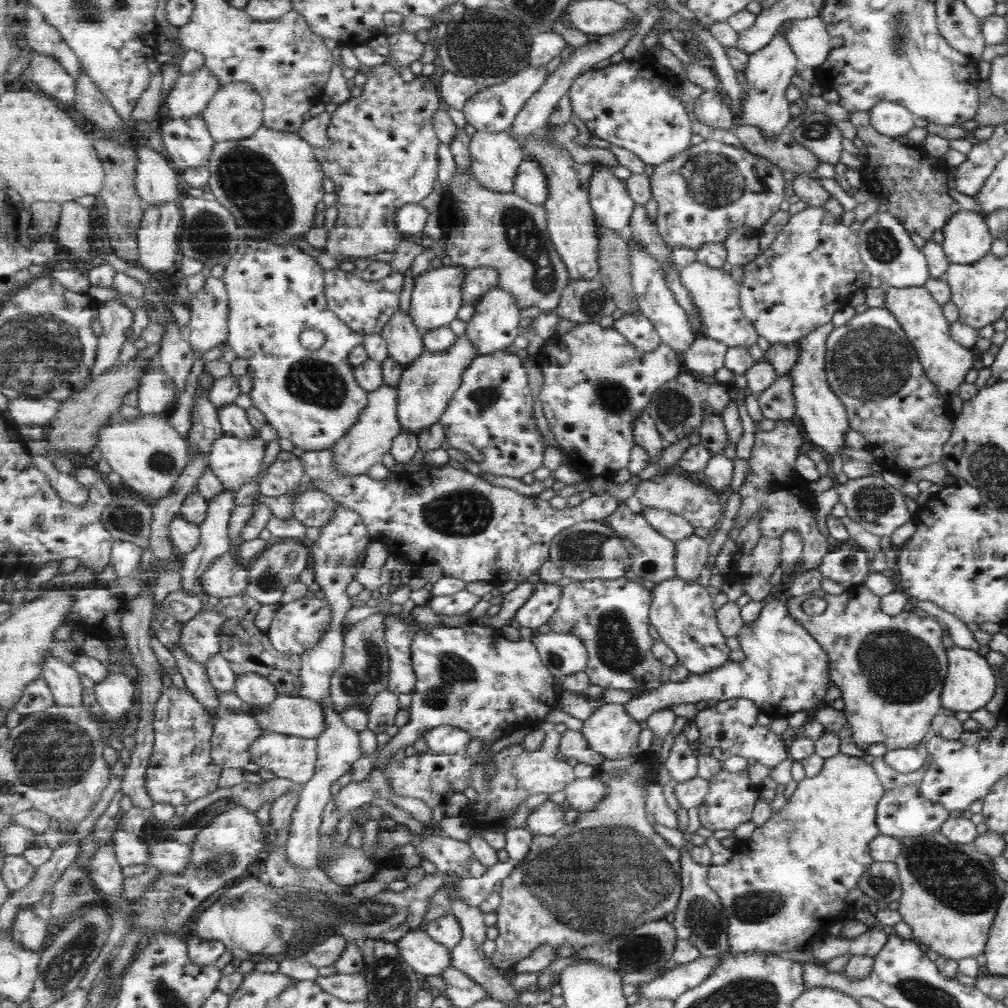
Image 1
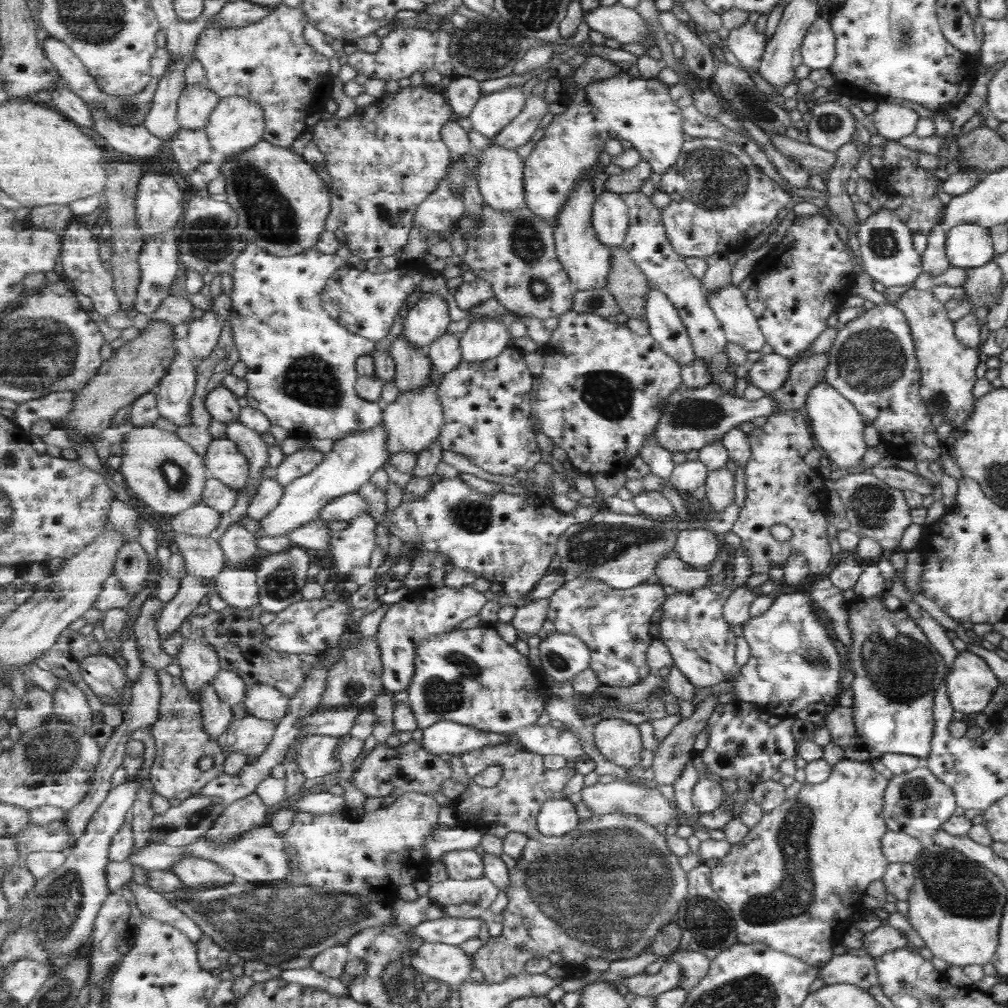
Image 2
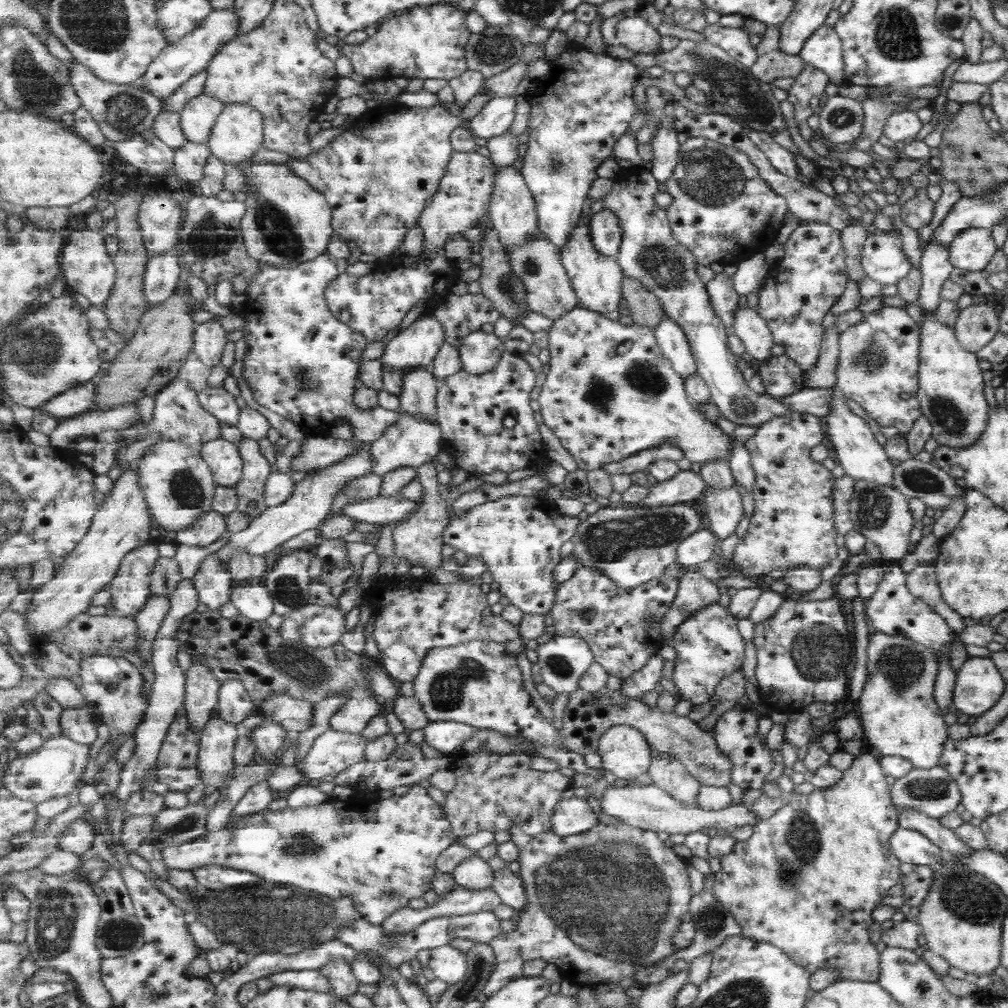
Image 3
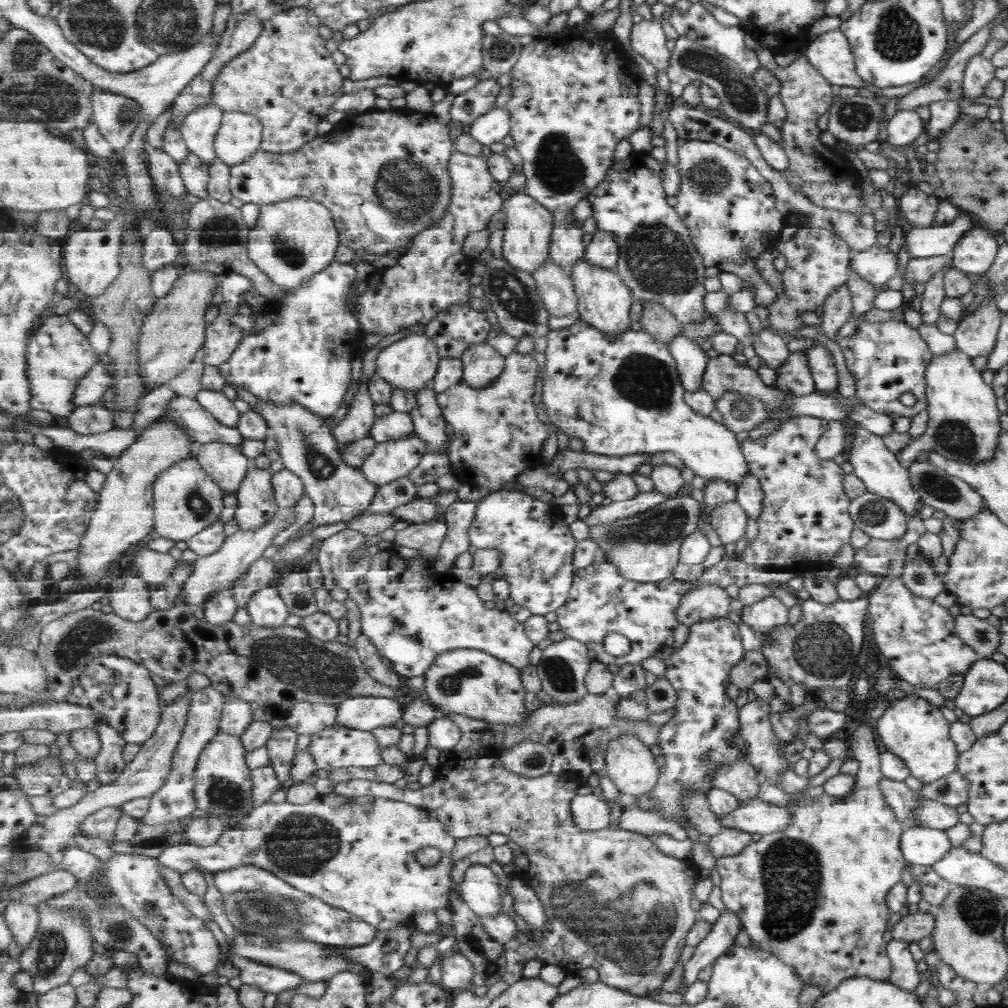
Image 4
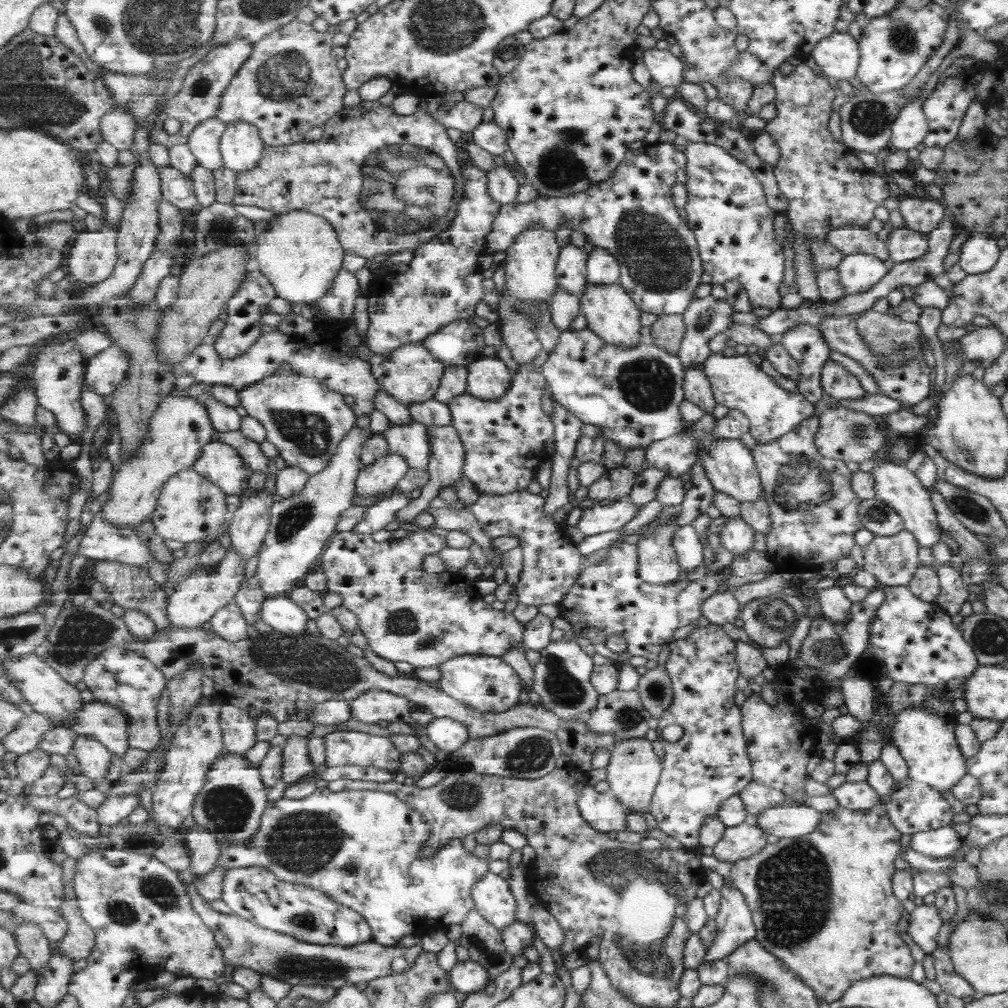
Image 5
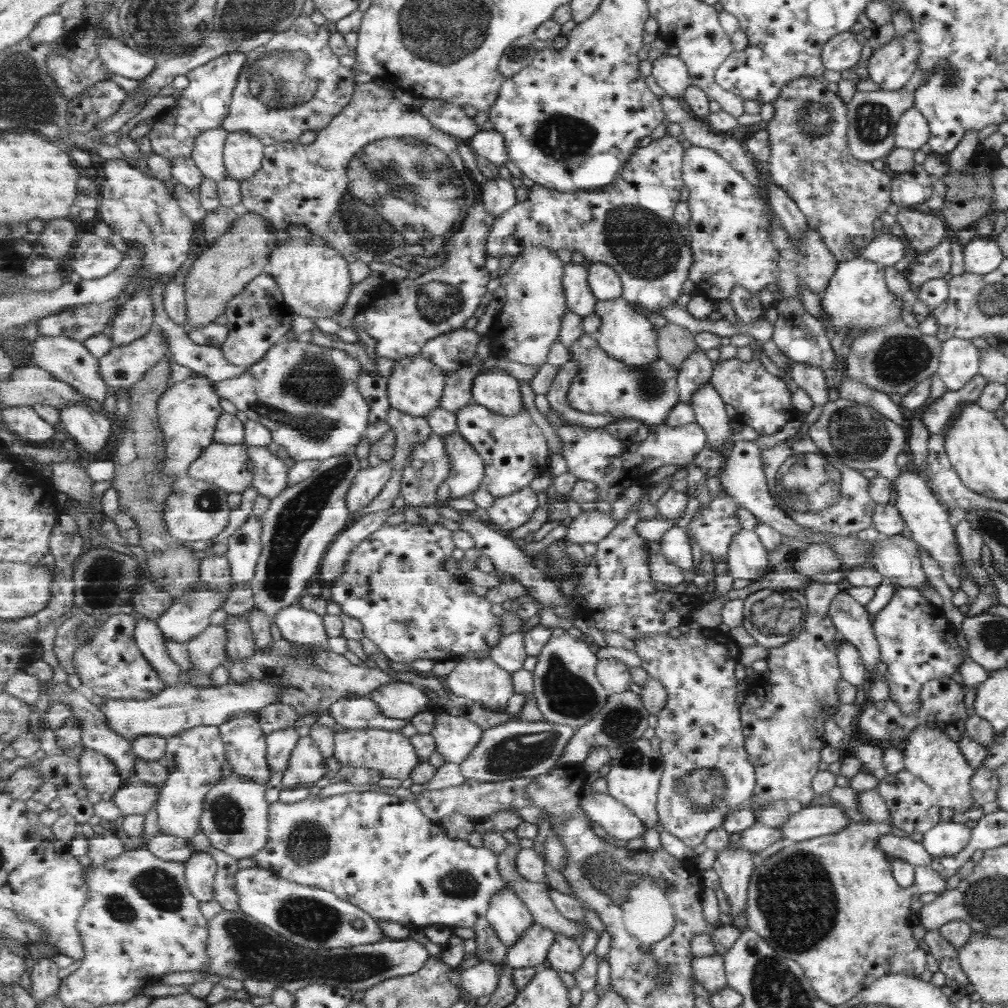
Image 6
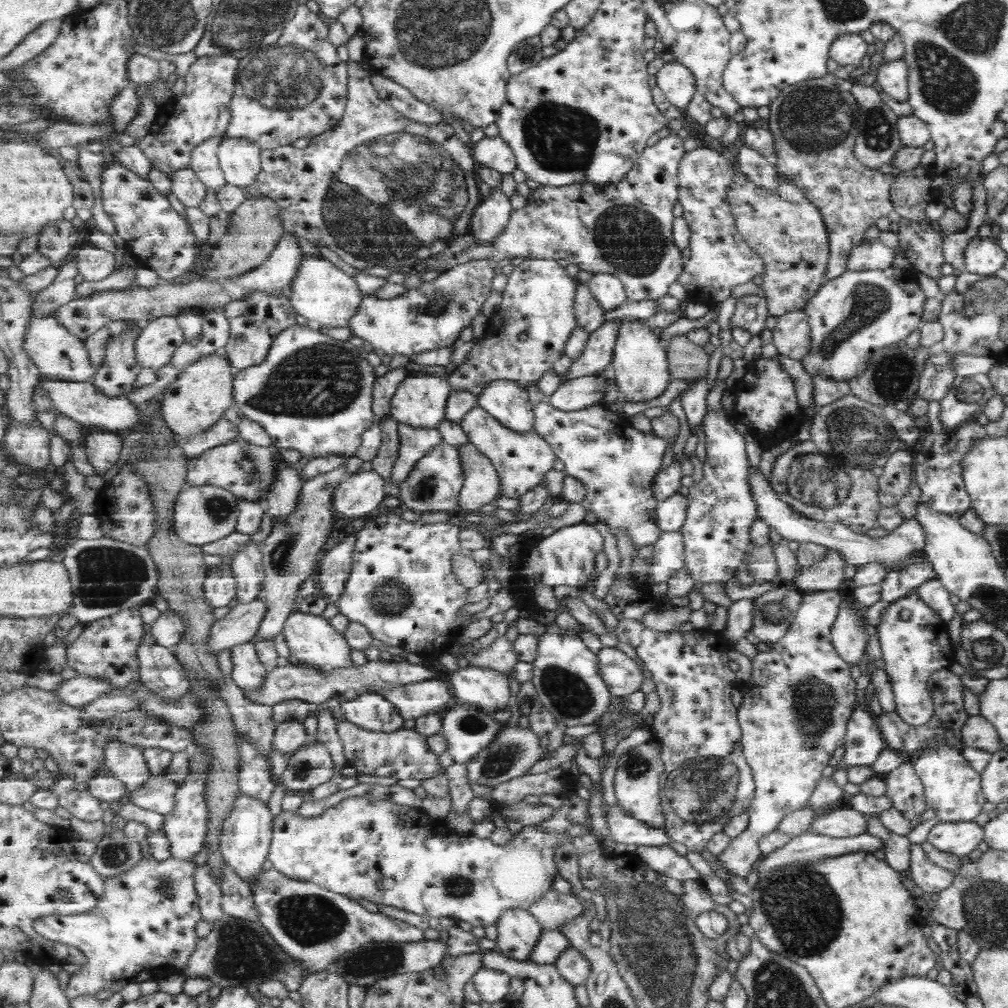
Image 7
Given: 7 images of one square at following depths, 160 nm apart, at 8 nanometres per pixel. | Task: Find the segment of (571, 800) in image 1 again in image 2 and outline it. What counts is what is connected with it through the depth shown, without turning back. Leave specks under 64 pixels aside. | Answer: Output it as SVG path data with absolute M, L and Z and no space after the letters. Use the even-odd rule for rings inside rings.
M616 779L610 783L595 783L594 785L583 786L581 790L581 800L589 808L593 815L604 815L613 813L636 814L642 821L648 822L651 826L657 824L669 824L671 820L677 818L675 806L666 800L655 787L639 787L639 785L629 784Z

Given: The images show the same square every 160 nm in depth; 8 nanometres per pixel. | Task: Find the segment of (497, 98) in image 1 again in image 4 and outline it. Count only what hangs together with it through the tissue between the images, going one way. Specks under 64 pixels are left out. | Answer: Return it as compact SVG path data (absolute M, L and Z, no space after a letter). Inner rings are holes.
M493 107L487 114L476 118L476 122L468 127L470 135L489 146L505 140L512 129L511 113L507 107Z

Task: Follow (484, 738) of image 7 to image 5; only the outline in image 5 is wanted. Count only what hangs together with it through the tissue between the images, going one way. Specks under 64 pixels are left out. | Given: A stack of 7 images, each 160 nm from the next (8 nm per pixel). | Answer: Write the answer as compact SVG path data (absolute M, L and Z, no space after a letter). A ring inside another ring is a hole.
M435 717L424 729L438 750L450 756L470 740L468 728L453 718Z

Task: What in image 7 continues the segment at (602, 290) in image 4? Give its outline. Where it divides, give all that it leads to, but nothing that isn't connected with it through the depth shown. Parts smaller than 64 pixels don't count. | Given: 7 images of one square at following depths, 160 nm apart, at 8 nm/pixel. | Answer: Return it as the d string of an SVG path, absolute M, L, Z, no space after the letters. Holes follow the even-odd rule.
M624 319L618 332L611 373L616 378L621 399L633 404L647 404L663 396L673 381L670 372L668 352L662 345L660 335L655 334L652 325L637 319Z

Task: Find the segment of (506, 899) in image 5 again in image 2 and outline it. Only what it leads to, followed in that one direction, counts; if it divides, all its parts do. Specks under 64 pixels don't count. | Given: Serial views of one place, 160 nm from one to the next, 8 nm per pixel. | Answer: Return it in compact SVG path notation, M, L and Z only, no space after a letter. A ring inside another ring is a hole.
M474 849L454 850L442 857L447 873L453 880L477 880L485 878L485 862Z

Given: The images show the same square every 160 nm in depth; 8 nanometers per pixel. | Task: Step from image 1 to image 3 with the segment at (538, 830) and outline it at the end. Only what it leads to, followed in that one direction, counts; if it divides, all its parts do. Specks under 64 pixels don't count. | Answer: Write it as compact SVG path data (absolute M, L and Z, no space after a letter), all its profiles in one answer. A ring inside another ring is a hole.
M571 797L563 799L550 818L552 830L559 836L571 836L587 832L601 824L597 813L593 812L585 798Z

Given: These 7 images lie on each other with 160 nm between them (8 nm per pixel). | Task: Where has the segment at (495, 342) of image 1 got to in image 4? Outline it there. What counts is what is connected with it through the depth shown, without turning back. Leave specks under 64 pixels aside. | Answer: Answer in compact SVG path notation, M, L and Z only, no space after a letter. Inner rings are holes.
M489 342L474 344L464 352L464 380L470 386L493 386L506 368L506 356L497 352Z

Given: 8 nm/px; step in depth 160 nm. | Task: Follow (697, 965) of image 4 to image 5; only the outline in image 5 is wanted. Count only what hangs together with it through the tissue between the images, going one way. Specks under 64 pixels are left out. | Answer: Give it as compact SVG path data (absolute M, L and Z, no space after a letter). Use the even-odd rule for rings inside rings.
M725 885L720 894L722 899L715 919L716 937L706 948L704 962L726 959L747 941L758 937L754 914L743 892L733 885Z

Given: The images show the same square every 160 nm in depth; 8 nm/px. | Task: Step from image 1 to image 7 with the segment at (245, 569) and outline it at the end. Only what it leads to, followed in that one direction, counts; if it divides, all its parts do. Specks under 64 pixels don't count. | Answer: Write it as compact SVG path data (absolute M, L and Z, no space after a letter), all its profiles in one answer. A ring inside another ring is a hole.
M295 611L288 619L282 632L292 650L293 657L305 666L313 668L327 667L339 669L352 667L351 646L344 634L341 634L329 619L309 613Z

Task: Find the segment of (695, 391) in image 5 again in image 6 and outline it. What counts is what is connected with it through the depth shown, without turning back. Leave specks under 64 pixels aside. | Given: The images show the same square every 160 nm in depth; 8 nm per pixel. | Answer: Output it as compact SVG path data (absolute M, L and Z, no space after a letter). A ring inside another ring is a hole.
M711 384L699 388L693 394L695 422L706 431L706 446L723 454L722 468L727 466L736 447L733 418L729 418L725 404L722 396Z

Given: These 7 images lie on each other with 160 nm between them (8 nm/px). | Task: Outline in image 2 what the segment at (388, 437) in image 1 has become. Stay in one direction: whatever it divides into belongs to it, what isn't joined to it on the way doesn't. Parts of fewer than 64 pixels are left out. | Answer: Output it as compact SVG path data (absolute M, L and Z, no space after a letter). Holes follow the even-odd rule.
M381 425L371 430L359 430L346 438L337 440L332 451L325 456L324 462L321 462L309 474L294 480L285 487L285 494L279 506L260 522L262 530L257 538L291 534L293 530L299 530L321 519L319 514L322 513L324 506L329 505L335 498L358 492L379 469L390 461L387 435L385 426Z

